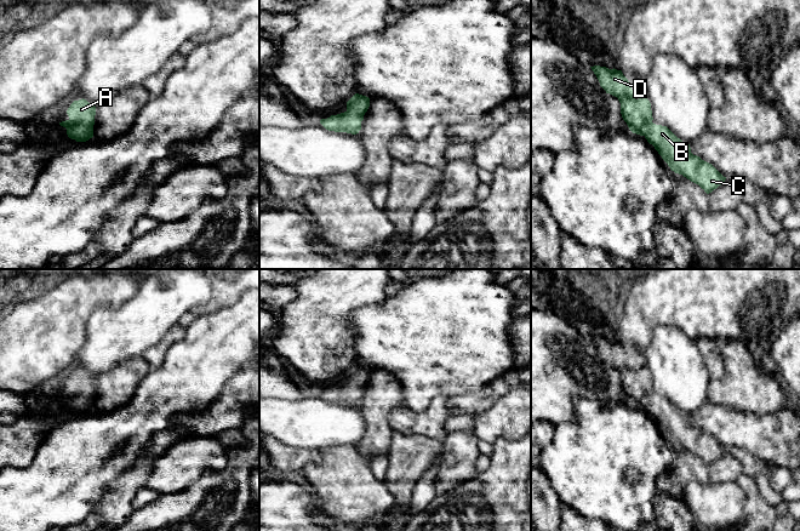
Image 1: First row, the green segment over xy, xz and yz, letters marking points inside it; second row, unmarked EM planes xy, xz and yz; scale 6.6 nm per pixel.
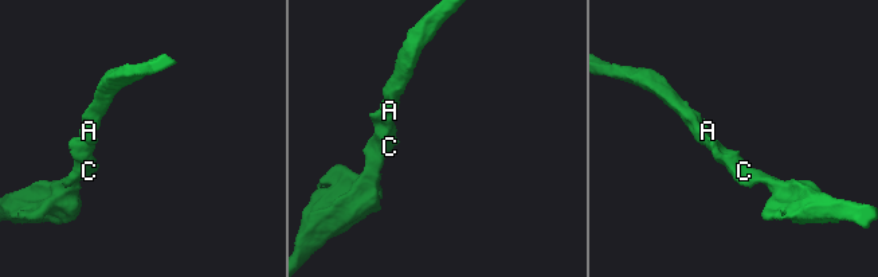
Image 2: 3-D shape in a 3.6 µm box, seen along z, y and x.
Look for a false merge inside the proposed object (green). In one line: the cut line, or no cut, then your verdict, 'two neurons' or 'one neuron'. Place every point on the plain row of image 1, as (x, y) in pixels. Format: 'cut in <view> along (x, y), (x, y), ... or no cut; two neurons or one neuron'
no cut; one neuron

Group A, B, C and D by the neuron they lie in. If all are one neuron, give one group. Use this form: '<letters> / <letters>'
A B C D

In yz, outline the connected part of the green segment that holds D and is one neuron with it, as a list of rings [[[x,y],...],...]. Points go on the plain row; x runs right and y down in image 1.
[[[590,338],[600,358],[618,370],[621,386],[633,405],[644,407],[655,418],[672,442],[698,456],[707,466],[721,457],[724,449],[712,435],[691,424],[690,416],[684,415],[667,398],[652,394],[651,375],[640,365],[635,371],[628,350],[622,342],[606,338]]]

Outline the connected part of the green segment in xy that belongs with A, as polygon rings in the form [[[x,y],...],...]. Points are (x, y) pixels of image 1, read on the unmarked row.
[[[86,371],[74,372],[67,382],[68,392],[59,394],[67,400],[69,410],[86,413],[93,409],[96,378]]]

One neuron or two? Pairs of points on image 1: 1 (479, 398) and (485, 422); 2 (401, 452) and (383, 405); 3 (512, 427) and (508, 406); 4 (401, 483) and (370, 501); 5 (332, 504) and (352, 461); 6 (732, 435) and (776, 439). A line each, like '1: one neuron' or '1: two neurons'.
1: two neurons
2: two neurons
3: one neuron
4: two neurons
5: one neuron
6: one neuron

